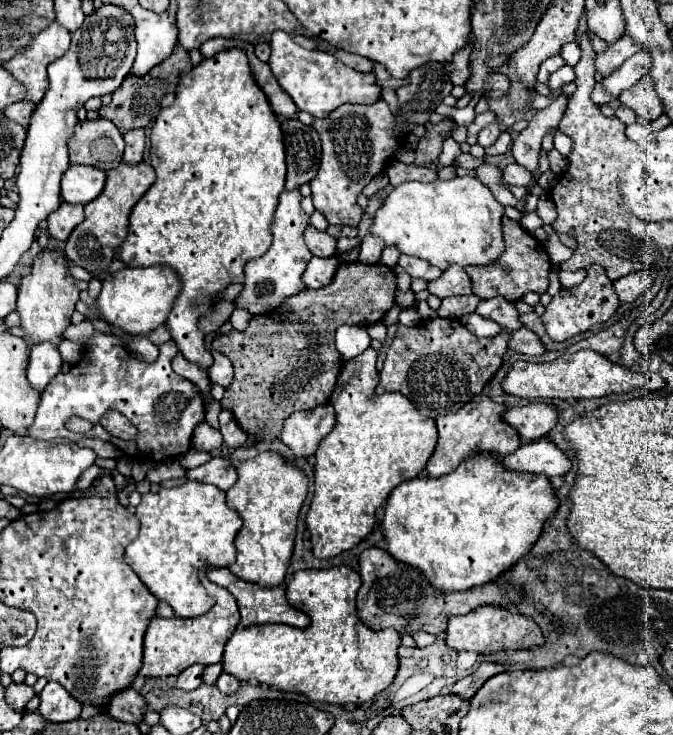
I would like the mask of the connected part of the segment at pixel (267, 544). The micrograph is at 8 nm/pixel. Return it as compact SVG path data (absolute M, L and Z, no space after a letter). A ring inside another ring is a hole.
M262 452L252 460L238 462L236 468L238 482L226 492L226 500L228 506L242 516L244 526L236 536L238 554L230 570L246 582L278 586L284 582L294 550L296 522L308 494L306 474L276 452Z

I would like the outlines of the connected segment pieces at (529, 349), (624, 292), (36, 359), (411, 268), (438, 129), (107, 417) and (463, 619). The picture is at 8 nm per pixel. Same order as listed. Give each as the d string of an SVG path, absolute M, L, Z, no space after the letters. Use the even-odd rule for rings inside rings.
M520 328L516 332L510 332L512 338L510 338L510 350L514 352L520 352L520 354L526 354L526 356L540 356L546 352L542 340L530 332L528 328Z
M646 270L632 272L632 276L622 276L620 280L616 280L614 290L616 290L616 296L620 298L620 302L634 302L642 292L646 292L650 282L652 282L652 278Z
M38 344L30 352L30 364L28 364L28 380L30 384L44 392L48 382L60 372L60 352L54 344Z
M400 254L400 260L398 264L412 276L412 278L424 278L424 280L434 280L442 274L442 270L438 270L436 266L428 264L426 260L422 258L416 258L416 256L408 256L408 254Z
M450 116L444 118L436 126L428 126L426 134L418 142L416 162L414 164L416 166L430 166L432 162L436 162L438 156L440 156L440 152L442 152L442 142L452 134L454 128L456 128L456 124L454 124L454 120Z
M108 410L100 418L100 424L116 438L124 438L124 440L134 438L134 426L126 420L126 416L120 416L120 412L116 412L116 410Z
M480 606L466 616L454 616L448 620L446 644L454 650L470 650L476 654L492 654L496 650L522 650L544 644L544 636L536 622L522 614L512 614L500 606Z

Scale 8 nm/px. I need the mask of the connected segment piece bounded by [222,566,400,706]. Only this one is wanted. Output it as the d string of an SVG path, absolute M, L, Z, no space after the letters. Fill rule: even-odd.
M334 566L328 570L300 570L286 586L288 602L306 612L312 620L308 628L292 628L282 624L260 624L252 628L236 628L230 636L222 666L228 674L244 682L260 682L284 692L300 692L310 700L328 704L364 704L386 690L398 672L400 634L396 630L374 632L362 624L356 610L356 592L362 578L348 566Z

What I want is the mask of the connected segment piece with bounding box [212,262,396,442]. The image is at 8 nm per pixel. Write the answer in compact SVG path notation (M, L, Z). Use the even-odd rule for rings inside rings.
M344 262L340 264L332 284L320 290L304 290L296 296L290 296L280 310L264 316L254 316L244 332L232 330L226 336L214 338L214 348L228 356L234 366L234 380L230 390L224 392L222 408L234 412L238 424L262 442L270 442L280 436L280 428L284 426L284 418L288 418L296 410L312 410L328 400L336 386L336 378L342 368L342 360L338 350L334 348L334 332L340 324L374 324L384 318L384 314L394 306L396 296L396 274L388 266L380 264L360 264L360 262Z

